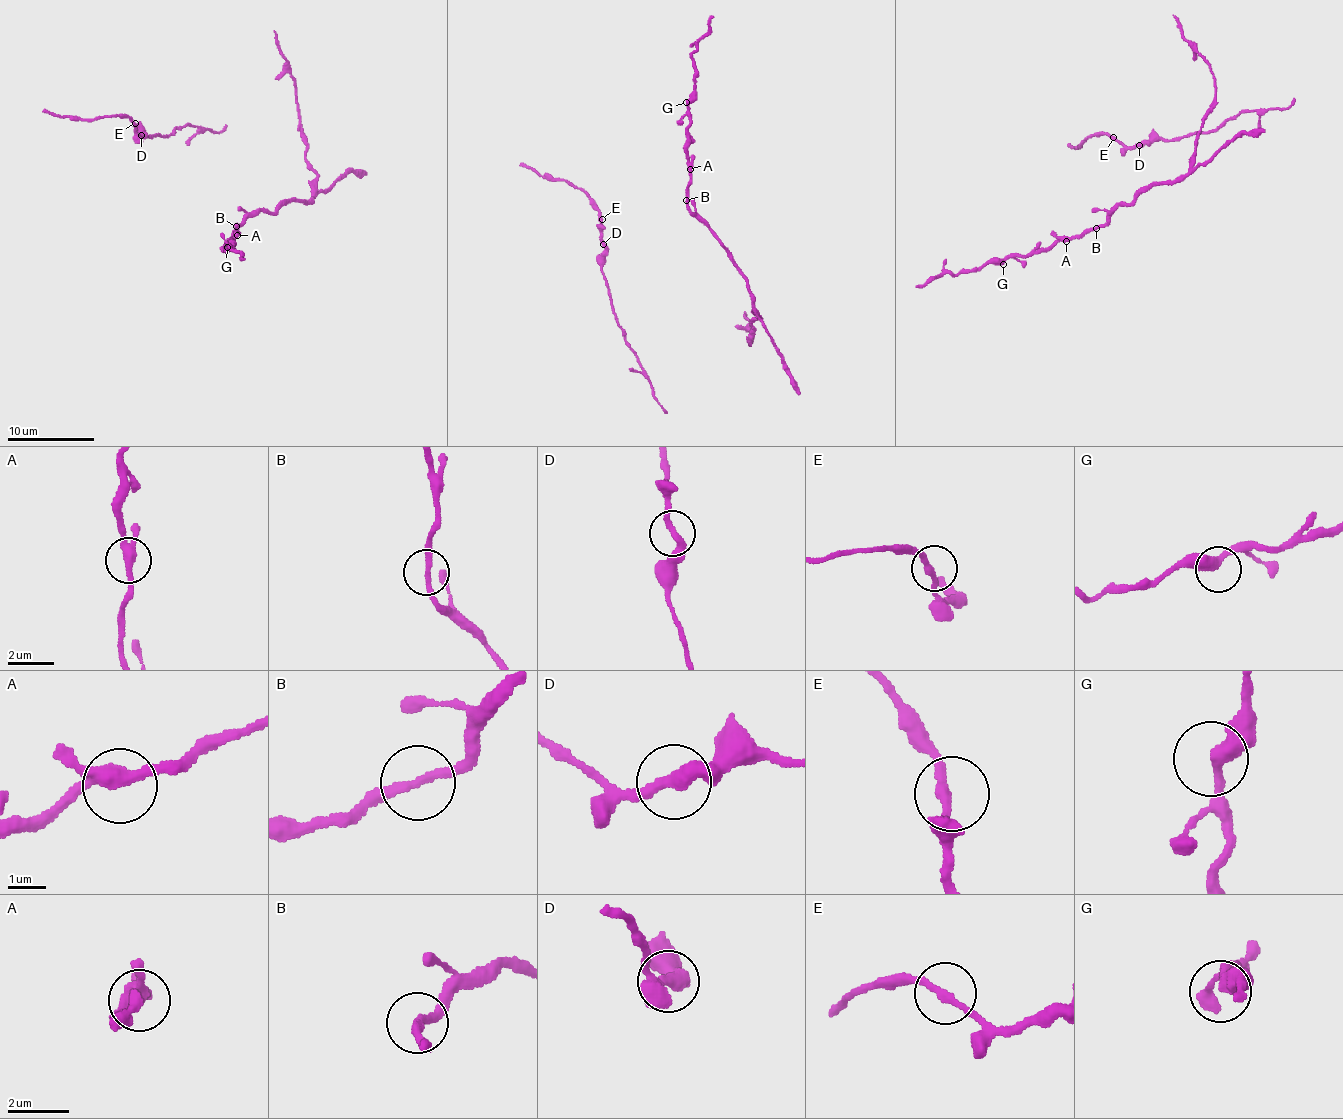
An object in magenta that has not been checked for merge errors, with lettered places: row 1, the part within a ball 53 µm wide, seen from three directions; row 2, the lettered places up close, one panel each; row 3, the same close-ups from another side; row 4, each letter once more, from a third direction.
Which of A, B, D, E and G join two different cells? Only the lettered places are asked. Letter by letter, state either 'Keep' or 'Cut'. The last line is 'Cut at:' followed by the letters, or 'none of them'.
A: Keep
B: Cut
D: Cut
E: Keep
G: Keep
Cut at: B, D

